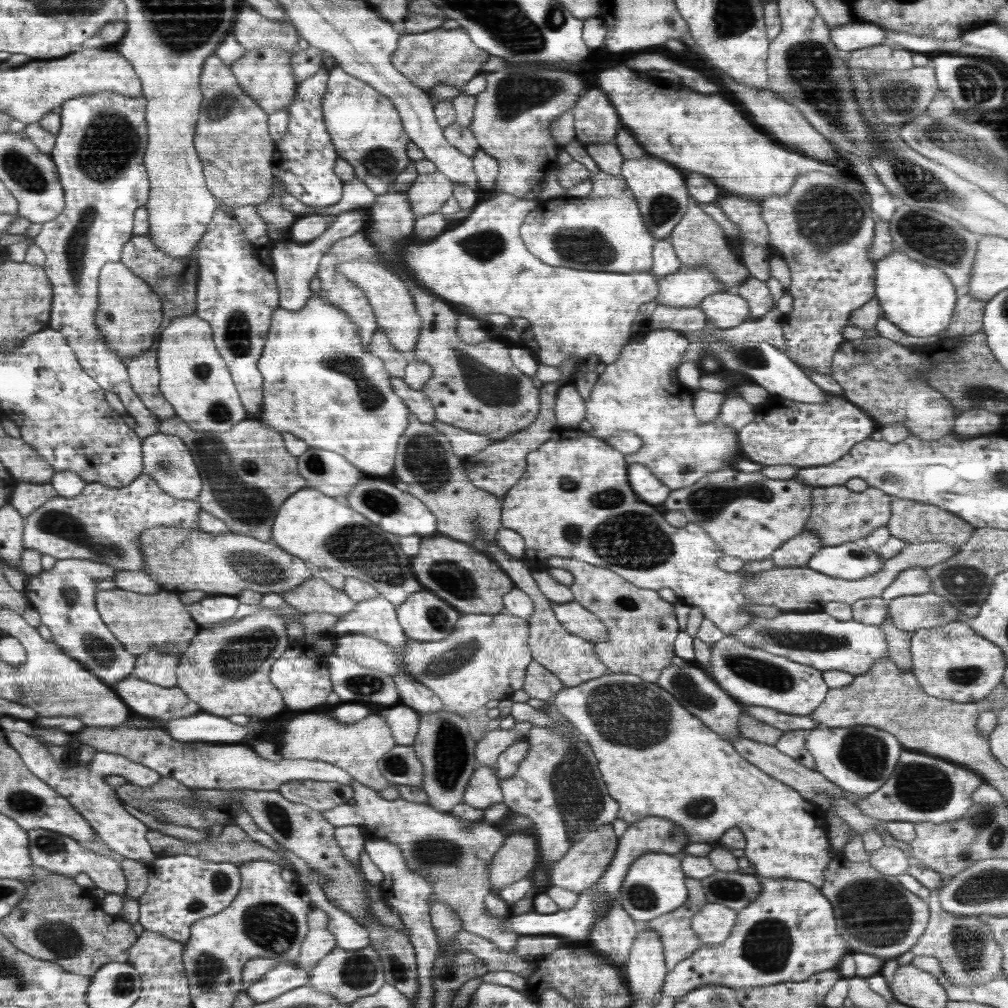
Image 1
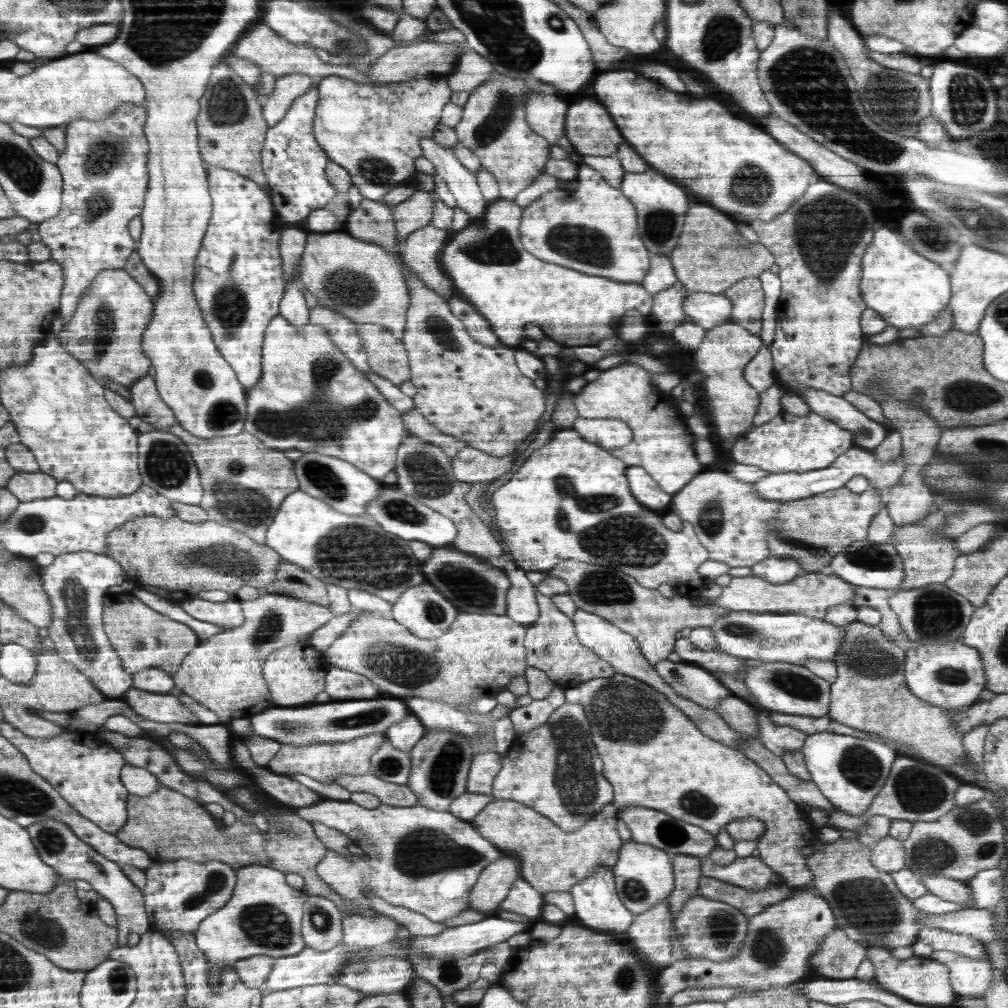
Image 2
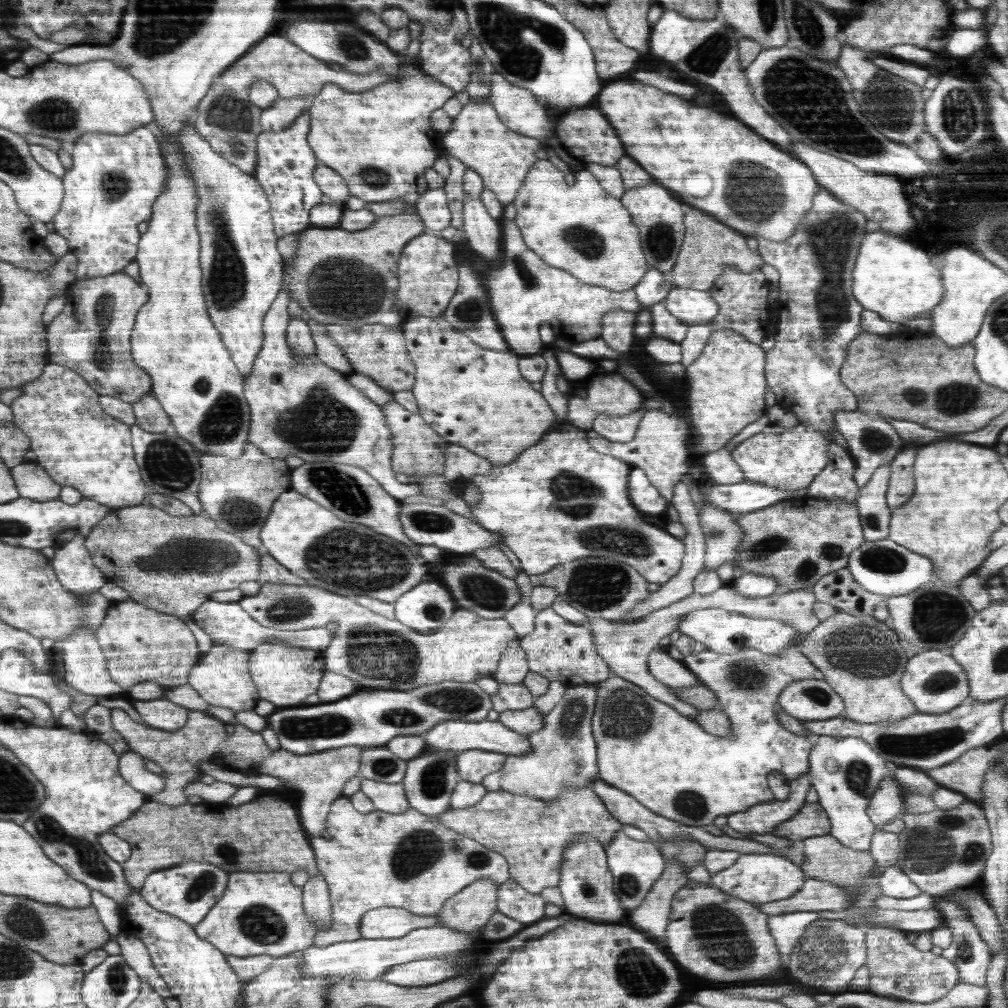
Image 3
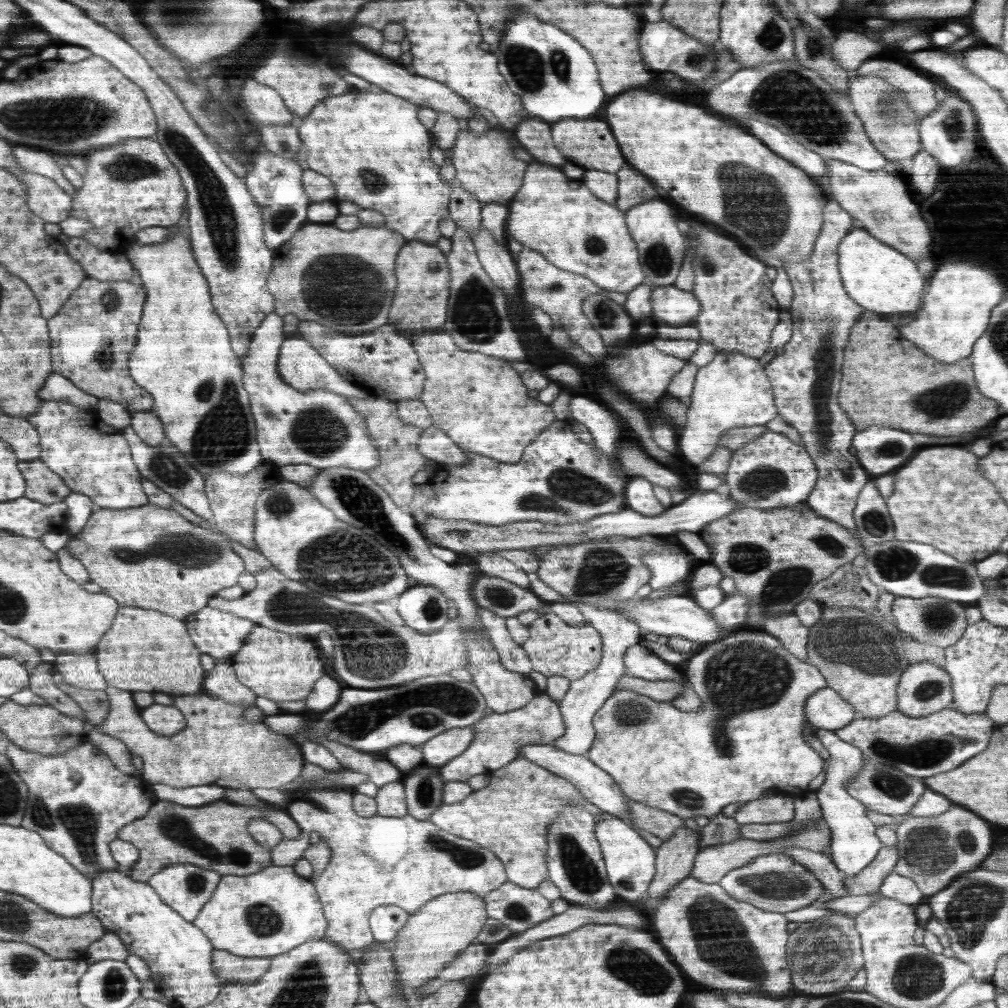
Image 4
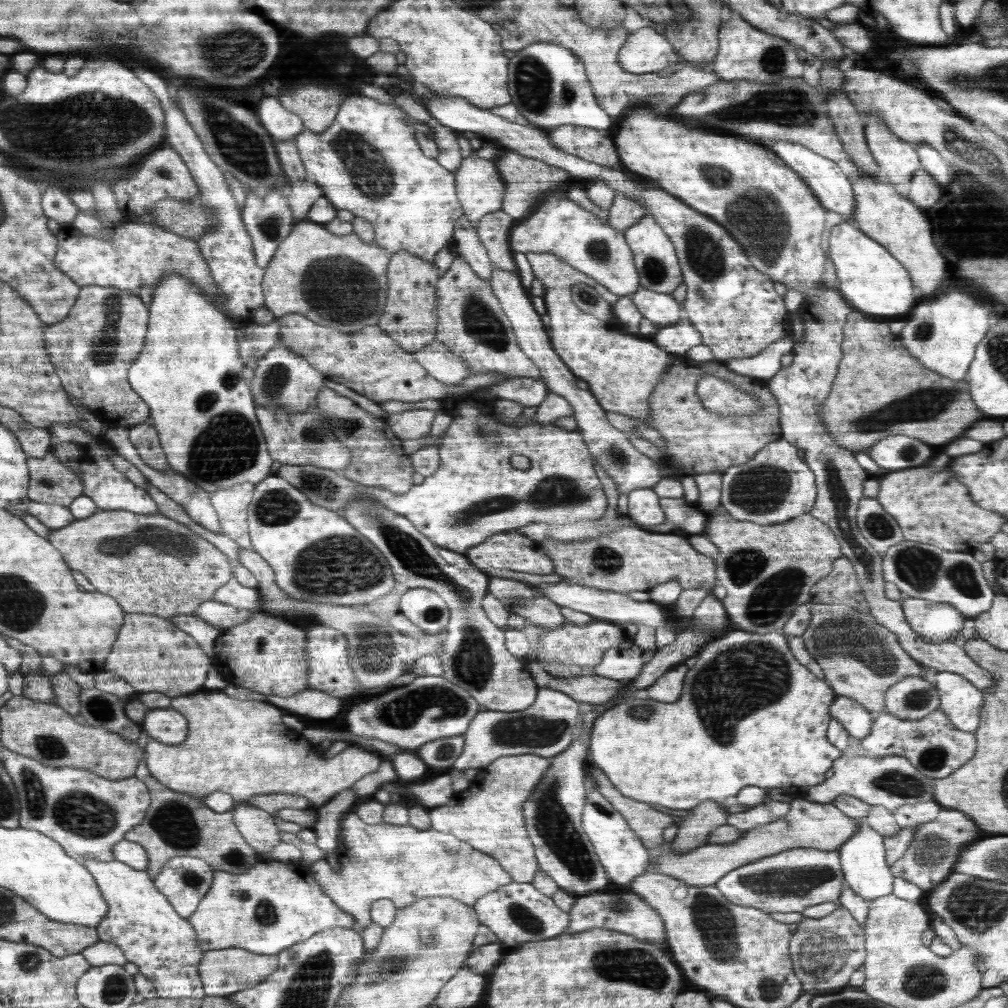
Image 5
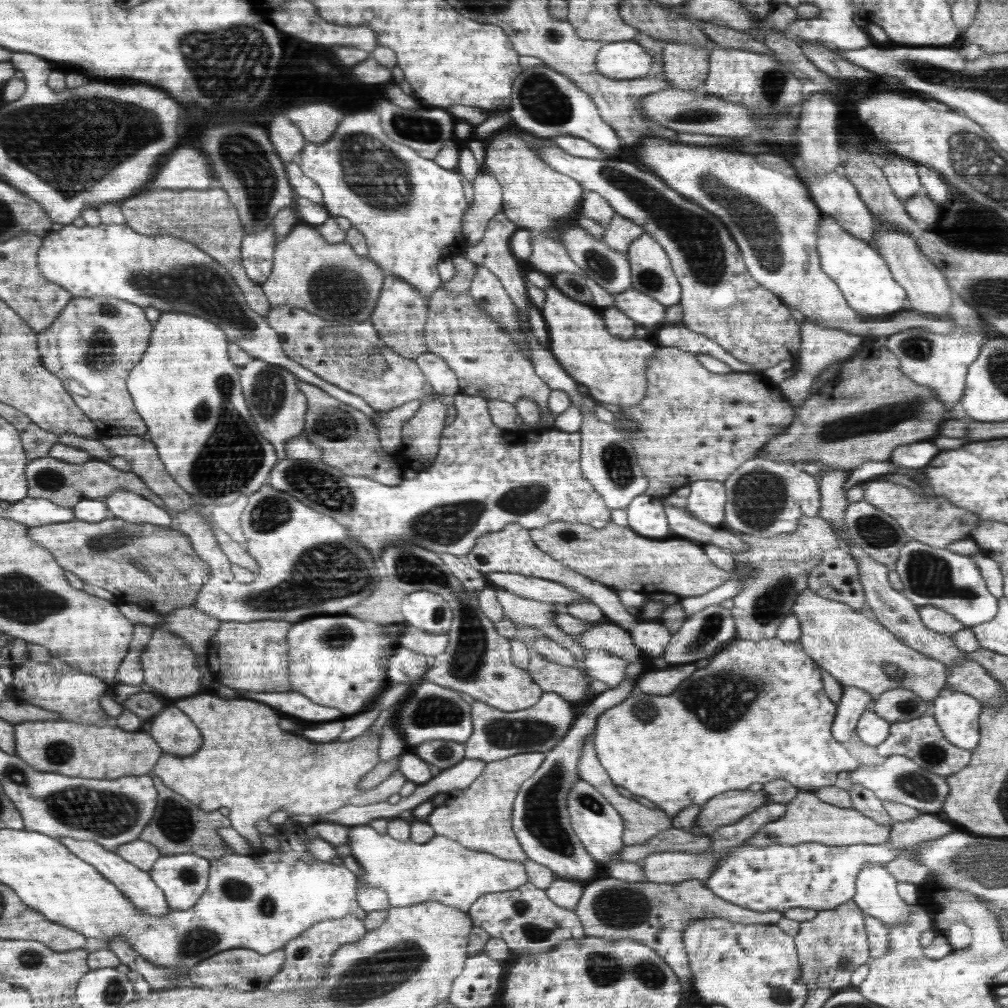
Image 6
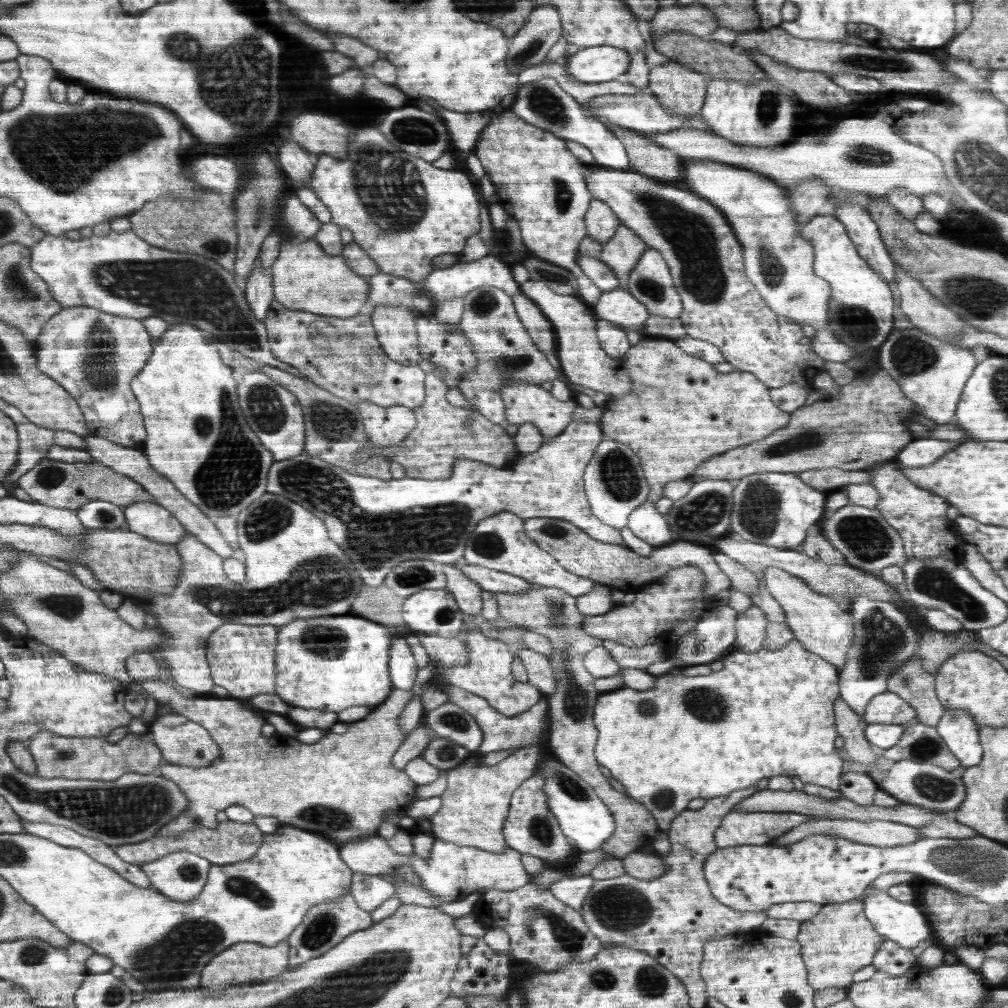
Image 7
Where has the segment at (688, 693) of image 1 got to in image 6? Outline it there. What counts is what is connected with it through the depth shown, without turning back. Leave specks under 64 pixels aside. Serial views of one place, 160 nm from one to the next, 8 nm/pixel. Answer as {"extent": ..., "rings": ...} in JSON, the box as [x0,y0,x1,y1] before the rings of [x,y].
{"extent":[583,650,628,687],"rings":[[[589,650],[583,658],[585,672],[592,679],[602,680],[610,687],[618,686],[625,678],[628,662],[604,650]]]}

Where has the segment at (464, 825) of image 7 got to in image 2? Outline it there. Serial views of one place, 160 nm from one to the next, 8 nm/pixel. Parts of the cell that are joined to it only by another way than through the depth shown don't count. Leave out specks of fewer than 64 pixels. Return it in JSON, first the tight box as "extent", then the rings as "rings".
{"extent":[468,799,624,892],"rings":[[[493,799],[472,821],[468,821],[475,827],[480,836],[486,837],[488,841],[496,846],[502,855],[512,856],[518,860],[522,879],[527,880],[532,888],[538,892],[564,892],[570,891],[571,888],[584,880],[591,872],[597,870],[599,866],[607,866],[610,870],[614,868],[618,861],[618,852],[624,842],[621,840],[616,830],[619,820],[619,809],[611,803],[606,805],[604,809],[600,809],[600,813],[592,817],[584,827],[576,832],[563,832],[551,818],[544,817],[544,814],[536,812],[532,806],[524,805],[516,802],[516,800]]]}

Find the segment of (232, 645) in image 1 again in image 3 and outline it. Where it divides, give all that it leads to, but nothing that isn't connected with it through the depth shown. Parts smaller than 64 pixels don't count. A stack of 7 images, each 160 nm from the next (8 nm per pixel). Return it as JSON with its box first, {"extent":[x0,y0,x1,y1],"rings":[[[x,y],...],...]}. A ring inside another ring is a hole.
{"extent":[187,583,520,712],"rings":[[[264,583],[258,594],[244,596],[237,603],[251,616],[252,622],[258,622],[275,632],[320,628],[328,626],[330,622],[336,622],[338,628],[333,632],[334,640],[323,650],[324,656],[328,658],[328,672],[338,672],[370,688],[402,691],[446,680],[474,683],[480,676],[493,676],[509,642],[520,638],[506,619],[488,620],[467,608],[456,609],[455,615],[438,631],[418,632],[395,618],[389,619],[380,613],[372,612],[372,609],[355,602],[355,597],[338,596],[334,592],[326,592],[314,586]],[[213,644],[203,658],[190,669],[187,682],[212,706],[229,708],[236,712],[253,710],[259,701],[259,689],[248,668],[249,656],[249,650]]]}

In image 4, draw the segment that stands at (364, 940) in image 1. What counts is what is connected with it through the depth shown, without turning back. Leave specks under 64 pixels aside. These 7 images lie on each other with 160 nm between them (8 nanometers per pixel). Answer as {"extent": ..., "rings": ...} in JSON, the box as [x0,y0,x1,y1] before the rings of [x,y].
{"extent":[371,905,409,942],"rings":[[[382,905],[371,913],[371,934],[378,942],[394,941],[397,932],[408,922],[409,913],[396,905]]]}

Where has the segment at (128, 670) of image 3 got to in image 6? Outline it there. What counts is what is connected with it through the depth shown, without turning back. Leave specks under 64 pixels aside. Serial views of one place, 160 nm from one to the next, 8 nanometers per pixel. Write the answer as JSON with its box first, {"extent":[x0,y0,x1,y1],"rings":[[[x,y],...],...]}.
{"extent":[139,628,202,700],"rings":[[[154,628],[139,661],[144,673],[143,686],[170,700],[178,699],[178,696],[190,697],[202,684],[202,672],[196,664],[194,652],[182,637],[168,629]]]}

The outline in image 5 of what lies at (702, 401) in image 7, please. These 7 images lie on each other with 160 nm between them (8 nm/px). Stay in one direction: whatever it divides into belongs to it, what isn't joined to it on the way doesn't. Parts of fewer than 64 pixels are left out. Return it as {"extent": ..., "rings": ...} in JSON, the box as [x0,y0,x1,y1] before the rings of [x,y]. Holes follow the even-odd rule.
{"extent":[644,354,780,480],"rings":[[[680,354],[650,395],[648,402],[651,413],[644,420],[653,431],[658,432],[660,440],[664,440],[665,450],[660,450],[663,453],[662,461],[656,463],[663,470],[663,478],[679,480],[681,476],[694,476],[701,472],[724,472],[733,464],[750,460],[766,444],[780,440],[779,406],[767,387],[767,381],[737,374],[721,362],[700,363]],[[702,376],[714,376],[734,383],[761,402],[759,410],[744,416],[719,416],[710,412],[696,394],[697,383]]]}

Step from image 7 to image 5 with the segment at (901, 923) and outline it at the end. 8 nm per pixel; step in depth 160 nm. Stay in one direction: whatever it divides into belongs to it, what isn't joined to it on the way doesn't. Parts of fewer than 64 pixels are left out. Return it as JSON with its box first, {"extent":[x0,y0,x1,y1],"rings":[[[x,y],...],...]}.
{"extent":[837,818,895,901],"rings":[[[864,818],[855,835],[837,849],[840,853],[839,865],[843,870],[845,883],[856,895],[867,901],[889,895],[893,889],[895,876],[892,876],[890,866],[886,862],[884,837],[869,827]]]}

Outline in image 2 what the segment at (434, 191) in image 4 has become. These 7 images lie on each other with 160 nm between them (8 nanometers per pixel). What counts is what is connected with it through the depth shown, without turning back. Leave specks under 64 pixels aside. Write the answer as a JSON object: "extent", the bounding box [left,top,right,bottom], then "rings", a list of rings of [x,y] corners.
{"extent":[314,75,452,201],"rings":[[[332,75],[318,81],[317,87],[319,88],[319,103],[315,112],[314,133],[316,140],[319,141],[319,146],[327,153],[330,162],[343,166],[350,173],[352,185],[358,188],[364,199],[375,201],[382,200],[388,191],[392,191],[394,188],[404,184],[407,178],[416,174],[417,169],[415,168],[414,159],[423,156],[422,140],[424,137],[433,136],[433,128],[440,122],[442,109],[449,104],[452,94],[447,79],[439,77],[371,85],[370,83],[359,83],[341,76]]]}

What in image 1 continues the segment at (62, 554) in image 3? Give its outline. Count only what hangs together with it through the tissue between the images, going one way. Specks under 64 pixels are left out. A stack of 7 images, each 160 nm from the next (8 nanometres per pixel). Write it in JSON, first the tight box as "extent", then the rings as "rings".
{"extent":[23,560,138,687],"rings":[[[57,560],[54,567],[30,577],[23,595],[39,611],[41,623],[48,626],[52,640],[63,653],[80,661],[109,687],[114,687],[135,670],[138,657],[128,652],[104,624],[96,603],[99,580],[112,580],[120,570],[110,564],[94,564],[95,560]]]}

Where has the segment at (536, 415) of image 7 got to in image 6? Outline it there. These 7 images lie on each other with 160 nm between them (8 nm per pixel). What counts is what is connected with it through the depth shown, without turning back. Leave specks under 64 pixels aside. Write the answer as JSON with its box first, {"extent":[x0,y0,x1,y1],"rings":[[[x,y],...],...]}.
{"extent":[424,283,554,430],"rings":[[[444,283],[428,300],[428,313],[424,326],[424,342],[428,351],[441,356],[459,378],[459,393],[500,399],[515,406],[524,397],[531,398],[544,417],[543,430],[553,428],[554,418],[549,412],[551,388],[536,374],[535,366],[516,348],[512,338],[488,318],[472,300],[470,291],[462,296],[450,296]]]}

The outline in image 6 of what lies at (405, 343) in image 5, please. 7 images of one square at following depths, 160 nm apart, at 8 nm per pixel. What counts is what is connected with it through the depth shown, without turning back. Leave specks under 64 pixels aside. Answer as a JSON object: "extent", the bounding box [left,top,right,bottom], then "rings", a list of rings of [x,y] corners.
{"extent":[369,275,427,360],"rings":[[[388,275],[386,282],[383,283],[378,307],[372,313],[369,321],[378,330],[384,345],[390,349],[395,349],[400,356],[407,357],[408,360],[416,360],[427,351],[426,342],[424,342],[427,313],[426,301],[408,281],[394,275]]]}

